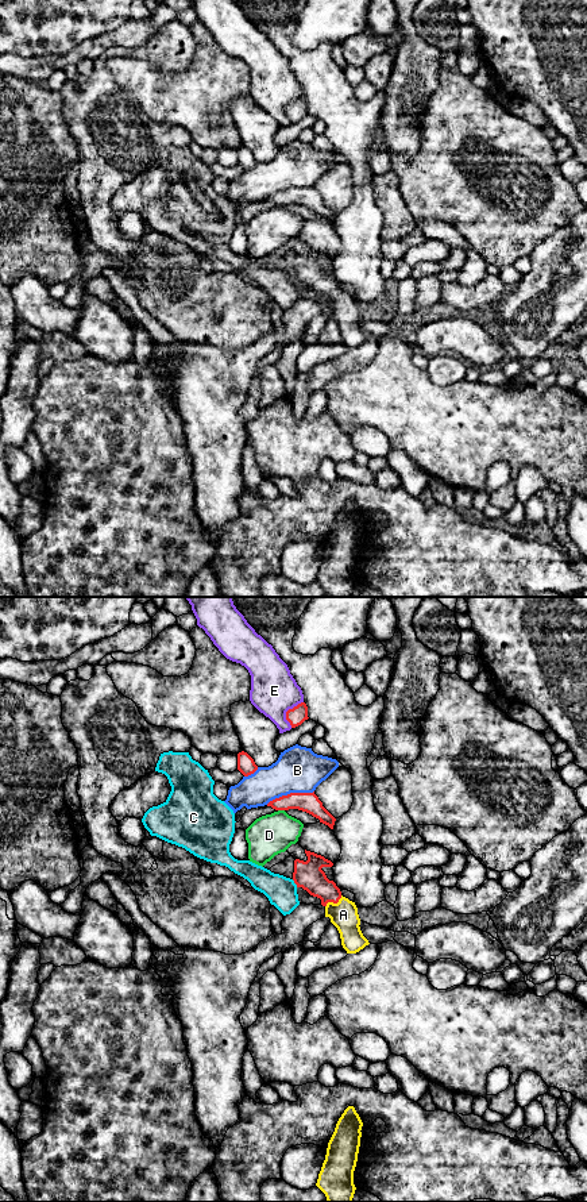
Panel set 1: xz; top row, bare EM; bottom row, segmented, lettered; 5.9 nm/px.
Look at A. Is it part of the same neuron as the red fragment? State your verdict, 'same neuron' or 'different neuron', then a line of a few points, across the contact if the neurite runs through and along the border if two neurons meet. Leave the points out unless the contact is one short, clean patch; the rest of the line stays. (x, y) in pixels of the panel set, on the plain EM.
same neuron; line xz (308, 270), (333, 297), (343, 309)

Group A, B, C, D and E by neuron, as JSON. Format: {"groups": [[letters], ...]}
{"groups": [["A"], ["B"], ["C"], ["D"], ["E"]]}

